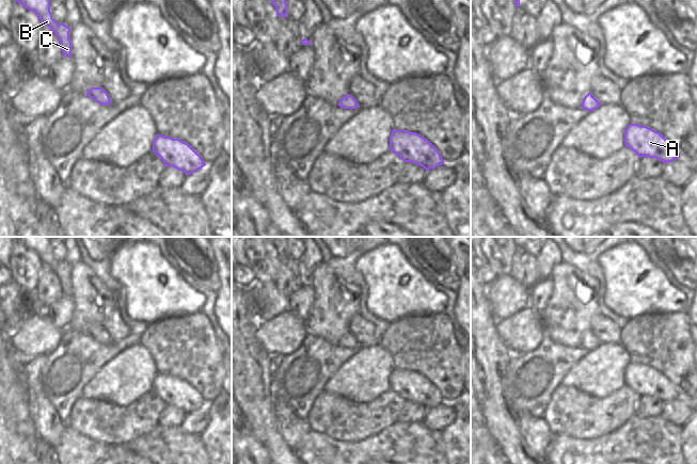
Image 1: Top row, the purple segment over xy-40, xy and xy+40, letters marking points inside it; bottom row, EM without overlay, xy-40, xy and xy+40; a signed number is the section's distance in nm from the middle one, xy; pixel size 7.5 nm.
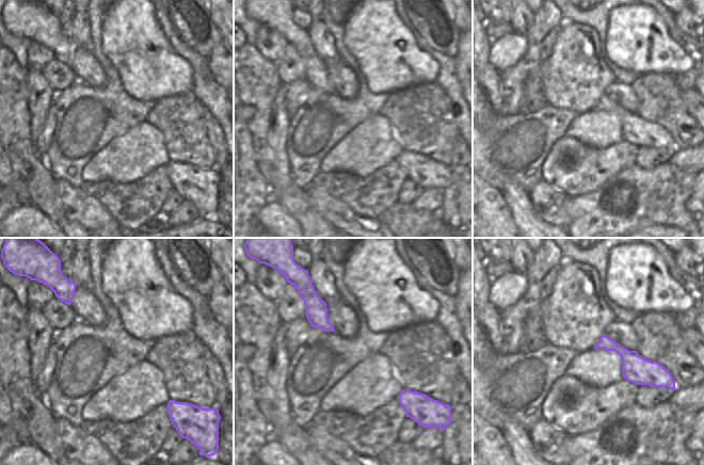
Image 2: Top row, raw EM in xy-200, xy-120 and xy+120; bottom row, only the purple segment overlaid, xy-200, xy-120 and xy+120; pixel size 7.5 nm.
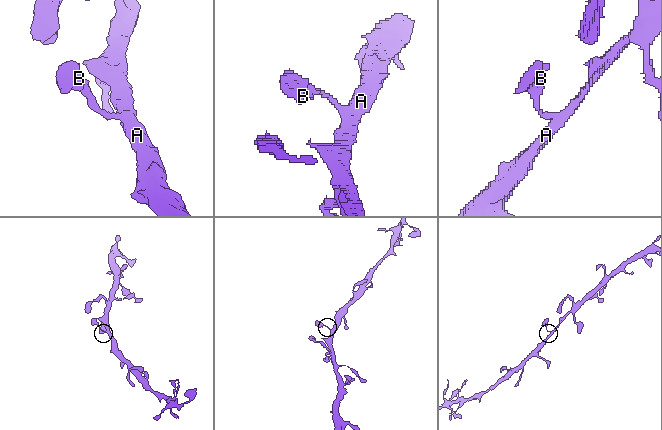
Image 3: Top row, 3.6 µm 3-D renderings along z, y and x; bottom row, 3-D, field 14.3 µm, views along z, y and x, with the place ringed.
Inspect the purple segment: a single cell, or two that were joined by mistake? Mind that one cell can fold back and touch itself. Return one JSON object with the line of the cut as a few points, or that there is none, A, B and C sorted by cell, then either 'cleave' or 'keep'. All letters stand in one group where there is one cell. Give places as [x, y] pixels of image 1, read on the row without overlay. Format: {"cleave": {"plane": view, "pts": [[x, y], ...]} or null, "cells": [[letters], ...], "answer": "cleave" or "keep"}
{"cleave": null, "cells": [["A", "B", "C"]], "answer": "keep"}

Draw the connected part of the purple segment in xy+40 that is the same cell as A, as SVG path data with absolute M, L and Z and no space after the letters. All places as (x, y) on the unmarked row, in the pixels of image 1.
M630 363L624 370L624 384L639 397L655 397L665 403L672 401L680 394L674 383L660 371L638 363Z

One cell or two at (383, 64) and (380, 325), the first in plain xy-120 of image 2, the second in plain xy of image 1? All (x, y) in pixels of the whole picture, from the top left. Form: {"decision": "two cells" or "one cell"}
{"decision": "two cells"}

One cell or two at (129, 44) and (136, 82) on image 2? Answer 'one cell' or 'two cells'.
one cell

